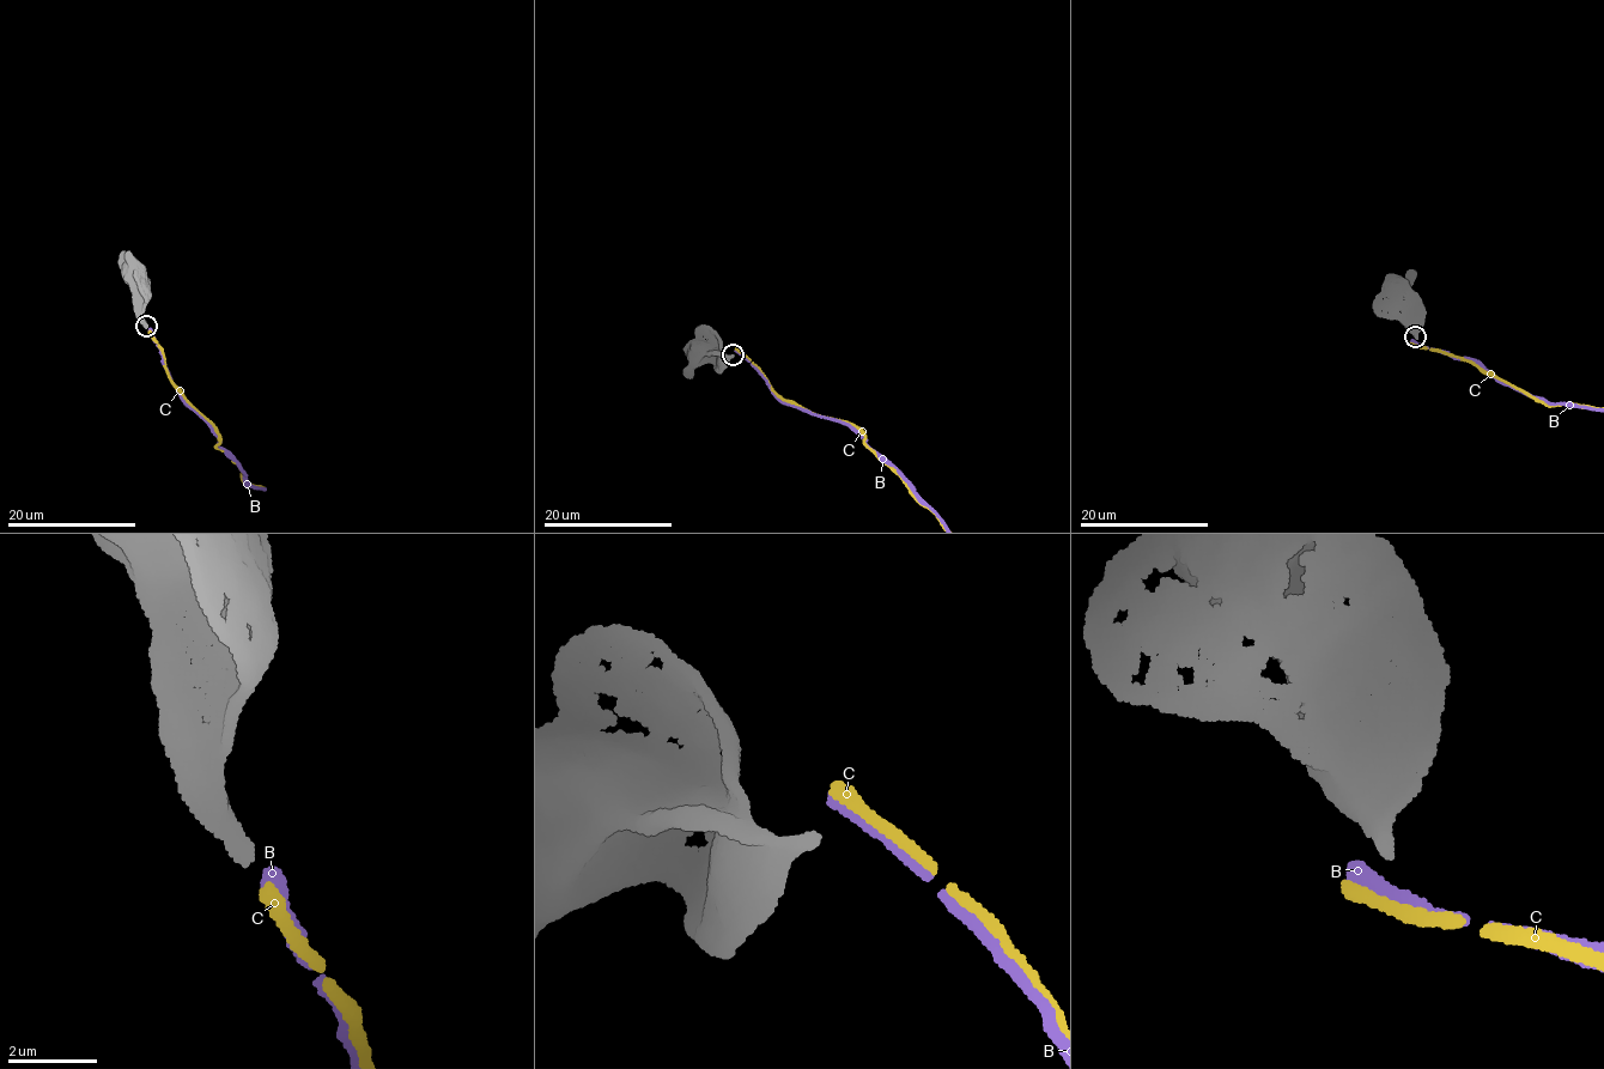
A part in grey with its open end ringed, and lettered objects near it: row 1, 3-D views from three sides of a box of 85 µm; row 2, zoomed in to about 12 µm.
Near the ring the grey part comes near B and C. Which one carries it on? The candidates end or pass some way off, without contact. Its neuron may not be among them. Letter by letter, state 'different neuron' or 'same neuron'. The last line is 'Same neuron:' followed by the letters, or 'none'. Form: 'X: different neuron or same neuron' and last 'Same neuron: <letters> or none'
B: same neuron
C: different neuron
Same neuron: B

